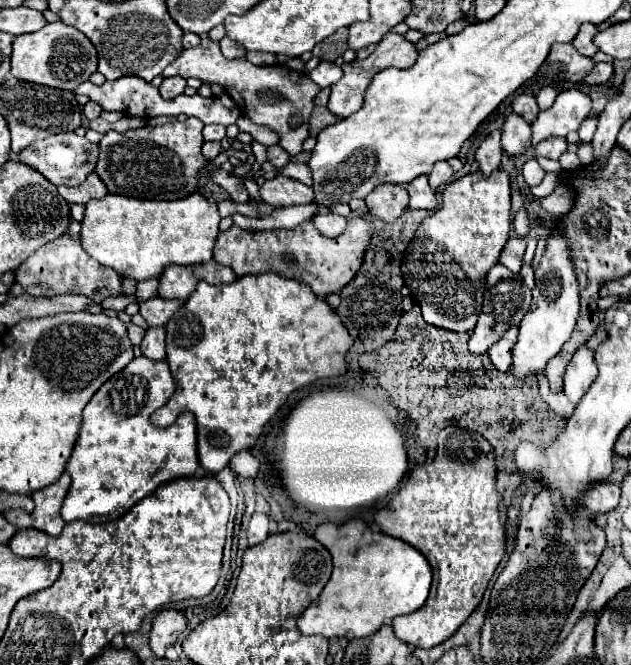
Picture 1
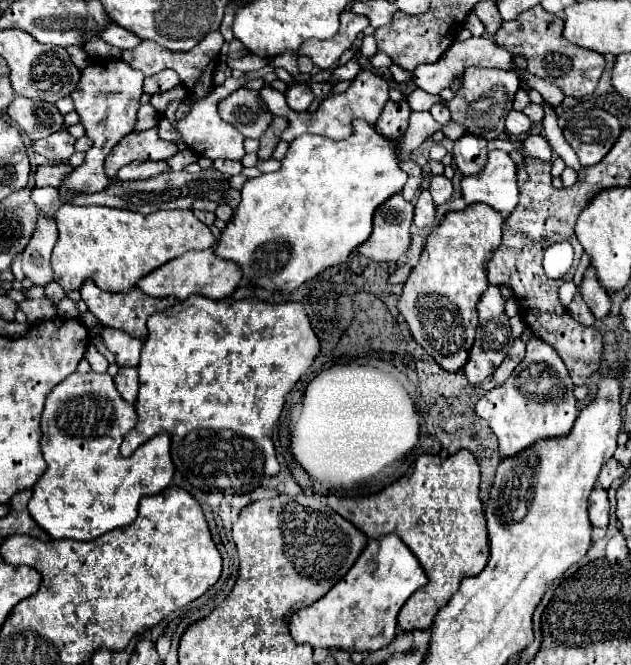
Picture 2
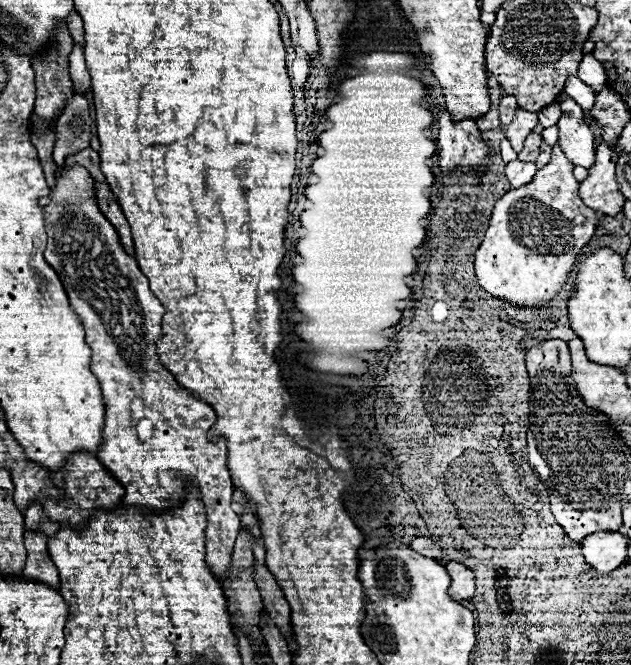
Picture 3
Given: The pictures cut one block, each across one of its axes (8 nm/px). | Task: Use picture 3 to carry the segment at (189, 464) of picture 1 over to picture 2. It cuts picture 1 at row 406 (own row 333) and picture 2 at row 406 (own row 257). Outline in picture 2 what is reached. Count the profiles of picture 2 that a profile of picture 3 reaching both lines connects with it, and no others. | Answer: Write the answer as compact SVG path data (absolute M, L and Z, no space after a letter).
M74 372L64 382L60 382L46 398L42 412L42 454L48 464L42 478L32 488L32 498L28 502L30 516L40 528L44 528L52 538L70 540L94 540L114 528L134 522L138 514L138 502L144 496L154 496L162 492L174 476L174 466L170 460L170 436L158 434L146 442L132 456L120 456L120 444L126 432L136 422L134 406L124 404L114 388L114 380L108 374L78 374Z

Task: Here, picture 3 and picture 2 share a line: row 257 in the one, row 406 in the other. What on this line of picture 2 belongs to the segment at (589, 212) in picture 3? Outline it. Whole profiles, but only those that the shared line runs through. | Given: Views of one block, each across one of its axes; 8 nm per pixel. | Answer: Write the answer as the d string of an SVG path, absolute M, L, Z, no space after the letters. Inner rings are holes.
M530 338L524 360L504 384L486 392L476 402L476 414L484 418L496 434L500 456L510 458L534 446L538 440L568 436L578 416L578 400L572 392L574 384L560 356L540 338ZM554 388L558 388L558 392L554 392Z

